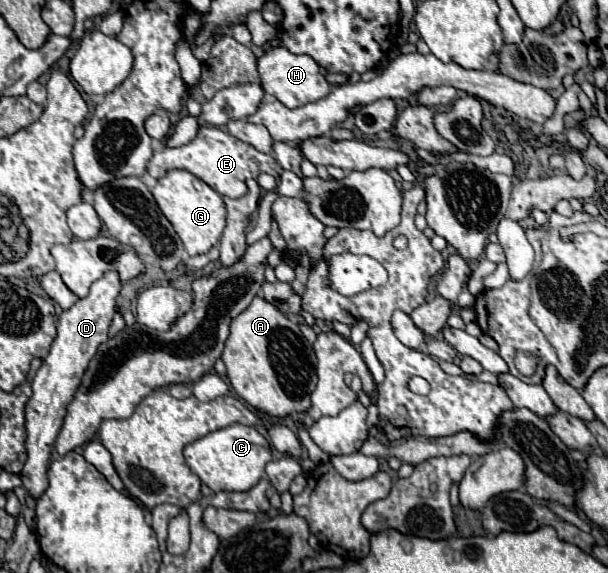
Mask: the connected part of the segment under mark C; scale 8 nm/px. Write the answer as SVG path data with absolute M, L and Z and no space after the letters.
M236 423L196 439L184 449L184 457L188 467L212 491L248 491L264 475L264 467L272 459L272 451L268 441L254 427Z

